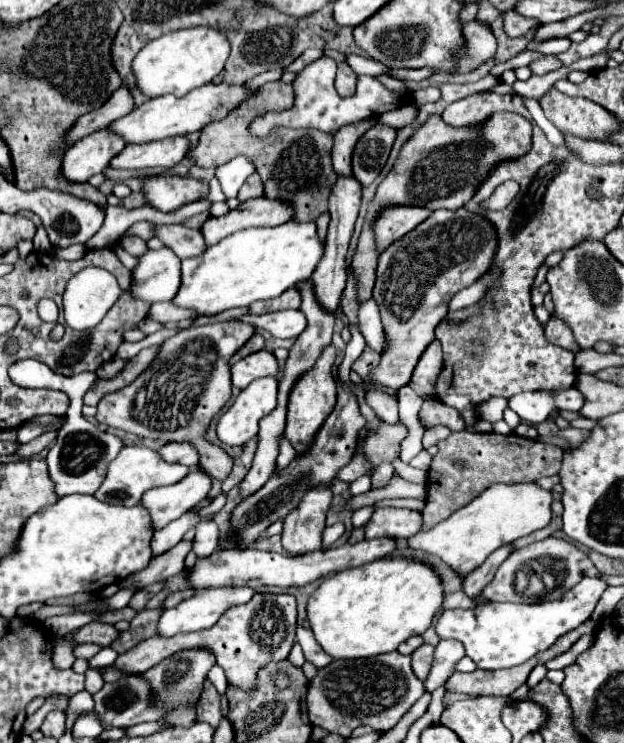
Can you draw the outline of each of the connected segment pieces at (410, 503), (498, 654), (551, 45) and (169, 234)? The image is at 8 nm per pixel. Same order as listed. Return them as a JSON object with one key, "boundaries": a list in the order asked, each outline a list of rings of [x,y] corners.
{"boundaries":[[[[384,500],[384,502],[378,502],[378,506],[400,506],[400,508],[410,508],[410,510],[422,512],[426,502],[424,500]]],[[[592,578],[582,580],[566,592],[560,600],[542,602],[542,604],[510,604],[510,602],[486,602],[470,610],[444,610],[436,624],[436,632],[440,638],[460,640],[466,648],[466,654],[476,662],[482,670],[500,670],[518,666],[538,652],[550,648],[560,636],[578,628],[586,622],[602,592],[608,588],[606,580]]],[[[552,38],[552,40],[542,42],[542,44],[530,42],[528,50],[538,50],[538,52],[544,52],[544,54],[560,54],[560,52],[566,52],[570,48],[570,44],[572,44],[570,38]]],[[[152,224],[154,236],[160,238],[172,252],[176,252],[178,258],[190,258],[198,256],[206,250],[204,238],[198,230],[184,228],[180,224]]]]}

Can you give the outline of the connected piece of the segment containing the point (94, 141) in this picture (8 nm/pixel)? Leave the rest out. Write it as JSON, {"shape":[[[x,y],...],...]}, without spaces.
{"shape":[[[102,128],[66,150],[60,174],[68,182],[88,182],[94,174],[102,172],[124,146],[122,138]]]}

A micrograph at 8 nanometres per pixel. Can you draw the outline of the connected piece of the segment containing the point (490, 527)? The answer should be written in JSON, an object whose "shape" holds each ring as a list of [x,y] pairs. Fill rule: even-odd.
{"shape":[[[494,484],[442,524],[410,536],[408,546],[442,558],[456,574],[464,578],[476,570],[496,548],[546,528],[552,516],[550,502],[552,494],[538,488],[536,484]]]}

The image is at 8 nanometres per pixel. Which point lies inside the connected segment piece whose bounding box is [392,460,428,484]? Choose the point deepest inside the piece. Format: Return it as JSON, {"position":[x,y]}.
{"position":[407,472]}

